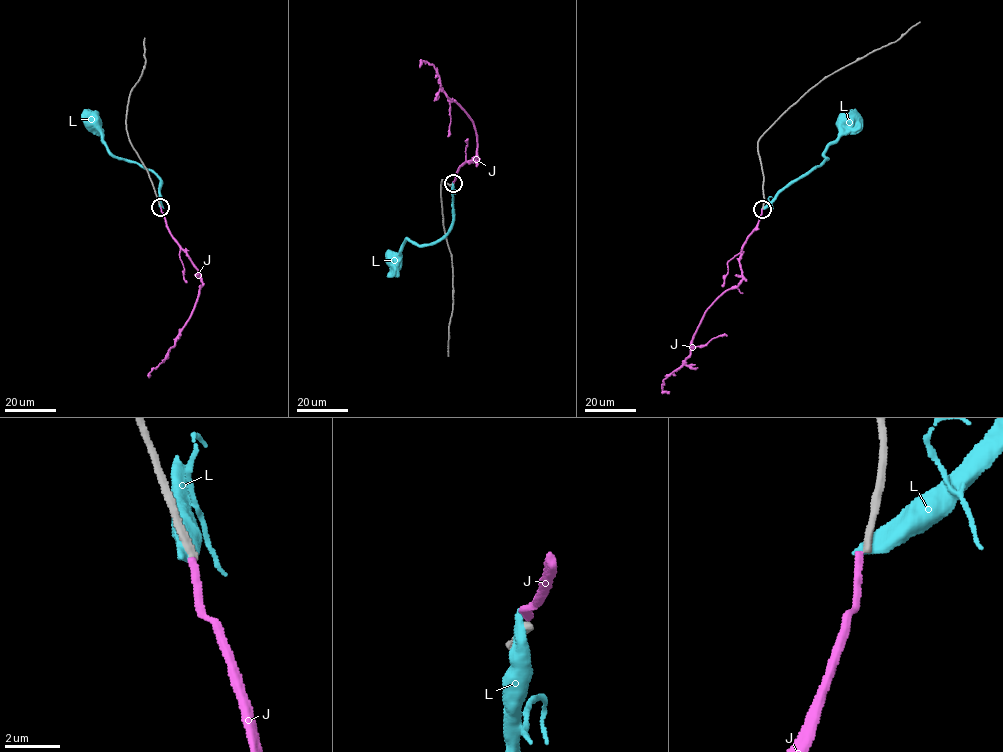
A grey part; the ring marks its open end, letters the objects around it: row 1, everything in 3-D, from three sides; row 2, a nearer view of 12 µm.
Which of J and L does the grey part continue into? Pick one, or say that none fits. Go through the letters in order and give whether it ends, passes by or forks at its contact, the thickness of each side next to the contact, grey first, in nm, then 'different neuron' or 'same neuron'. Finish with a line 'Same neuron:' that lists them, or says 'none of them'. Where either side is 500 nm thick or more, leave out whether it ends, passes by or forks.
J: it ends; calibres 280 and 280 nm; different neuron
L: calibres 320 and 600 nm; different neuron
Same neuron: none of them

